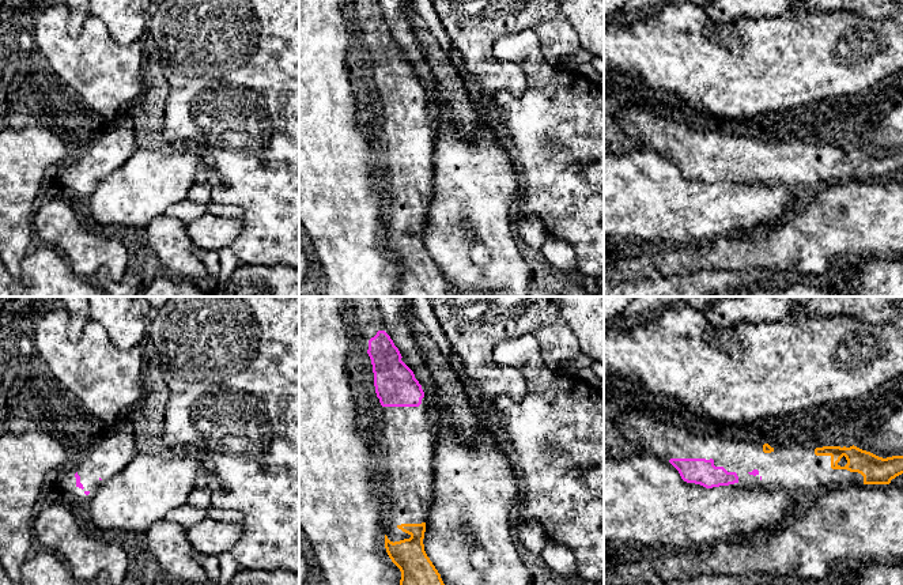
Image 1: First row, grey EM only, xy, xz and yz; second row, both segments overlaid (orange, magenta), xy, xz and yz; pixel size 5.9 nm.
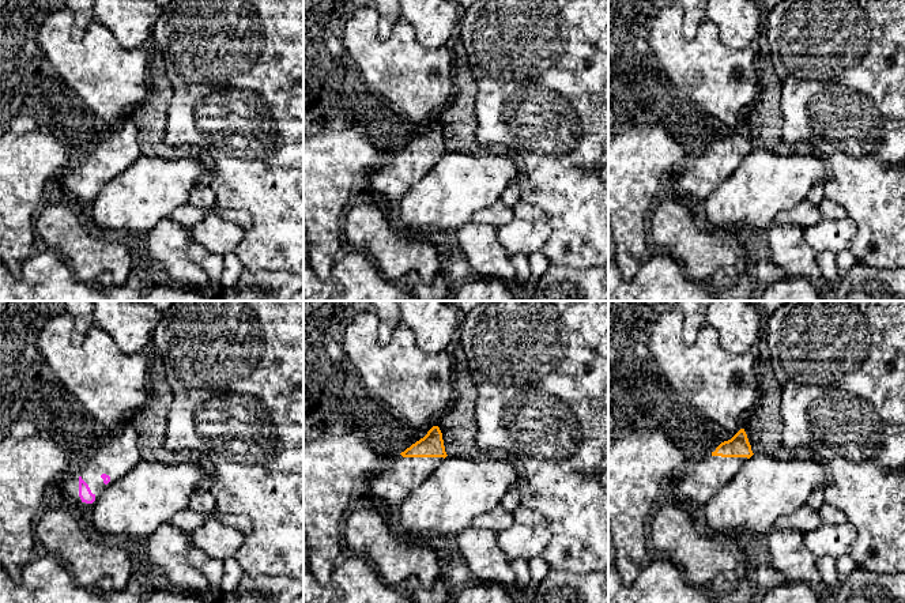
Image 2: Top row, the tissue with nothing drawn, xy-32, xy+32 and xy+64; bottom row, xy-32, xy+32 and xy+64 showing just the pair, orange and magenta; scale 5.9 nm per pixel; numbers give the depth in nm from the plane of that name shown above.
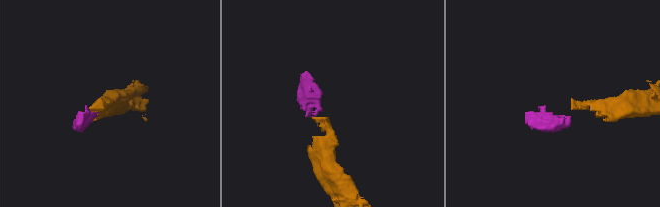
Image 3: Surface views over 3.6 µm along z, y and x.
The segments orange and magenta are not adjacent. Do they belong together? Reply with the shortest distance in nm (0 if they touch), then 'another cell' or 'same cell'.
110 nm apart; same cell

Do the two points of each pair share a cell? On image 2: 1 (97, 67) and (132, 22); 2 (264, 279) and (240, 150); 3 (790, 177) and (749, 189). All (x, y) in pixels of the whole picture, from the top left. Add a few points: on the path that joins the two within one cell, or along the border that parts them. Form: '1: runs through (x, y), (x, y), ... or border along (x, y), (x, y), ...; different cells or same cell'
1: border along (95, 18), (125, 49), (144, 46); different cells
2: border along (245, 267), (251, 270), (289, 271); different cells
3: runs through (780, 183), (765, 183), (758, 189); same cell

